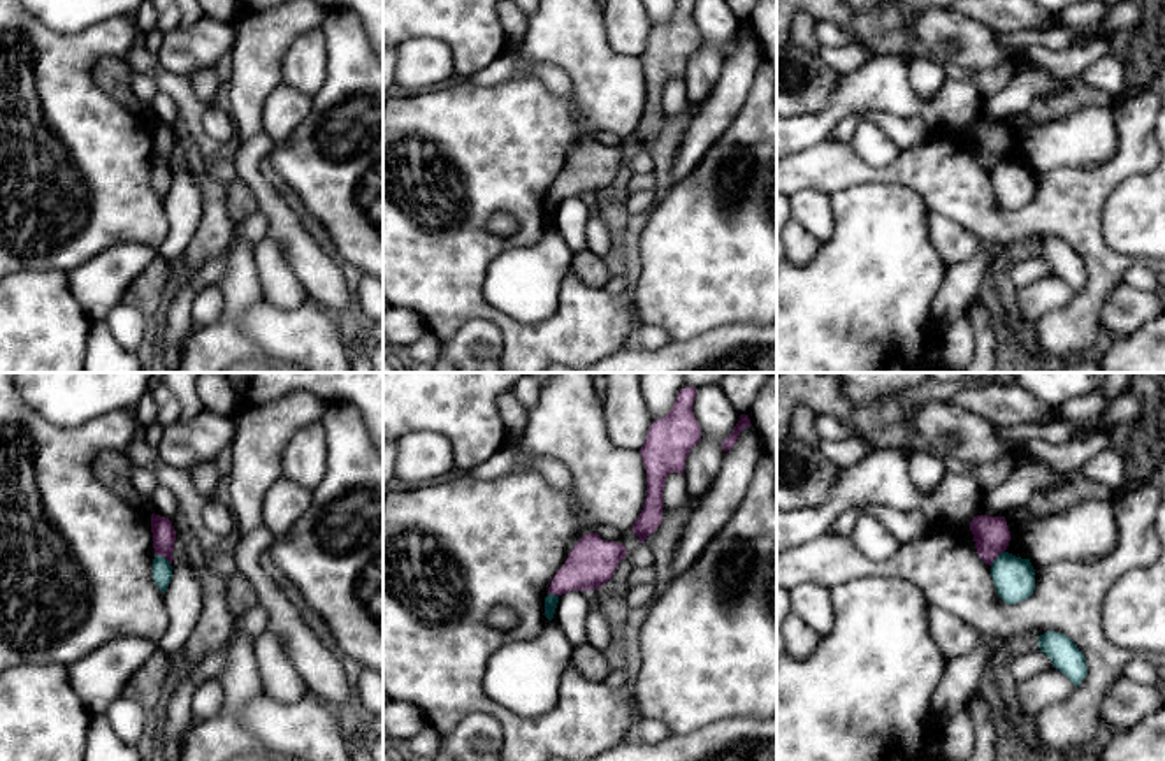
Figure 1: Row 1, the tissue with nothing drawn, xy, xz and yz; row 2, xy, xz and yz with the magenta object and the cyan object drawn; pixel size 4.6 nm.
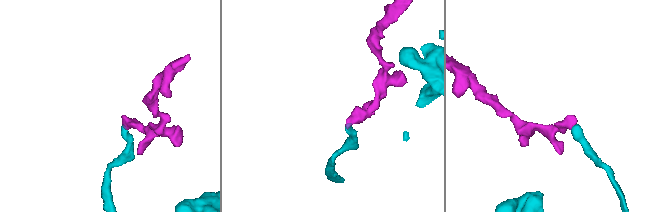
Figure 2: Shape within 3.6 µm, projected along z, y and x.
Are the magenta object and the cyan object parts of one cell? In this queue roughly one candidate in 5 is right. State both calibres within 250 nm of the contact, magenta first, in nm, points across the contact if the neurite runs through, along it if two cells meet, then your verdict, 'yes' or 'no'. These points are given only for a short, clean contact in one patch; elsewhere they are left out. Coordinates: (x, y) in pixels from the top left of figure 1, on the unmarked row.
calibres 110 and 100 nm; border xy (155, 160), (171, 169); no

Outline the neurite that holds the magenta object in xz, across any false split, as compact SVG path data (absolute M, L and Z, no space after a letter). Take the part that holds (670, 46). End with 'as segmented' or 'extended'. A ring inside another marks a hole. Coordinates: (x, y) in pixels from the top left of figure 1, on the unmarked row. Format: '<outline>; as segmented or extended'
M678 0L671 18L655 26L640 56L647 76L647 105L631 137L643 149L662 128L662 98L669 79L684 81L692 53L701 46L701 33L692 19L696 0Z; as segmented

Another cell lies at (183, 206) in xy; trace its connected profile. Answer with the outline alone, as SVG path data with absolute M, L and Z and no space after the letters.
M181 123L170 127L176 137L172 156L172 185L165 199L169 234L158 253L170 264L181 258L188 248L202 216L200 192L195 185L195 172L200 165Z

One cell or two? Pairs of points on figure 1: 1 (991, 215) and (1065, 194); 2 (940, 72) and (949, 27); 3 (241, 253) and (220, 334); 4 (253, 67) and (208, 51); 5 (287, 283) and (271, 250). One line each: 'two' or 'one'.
1: one
2: two
3: one
4: two
5: one

